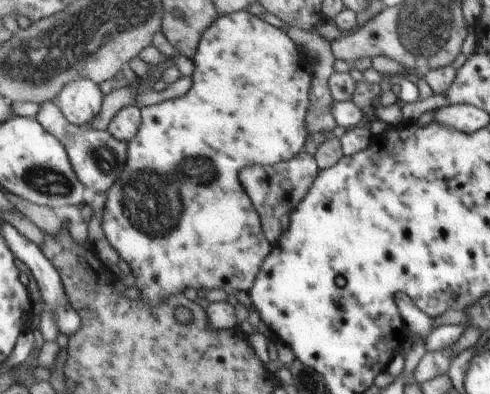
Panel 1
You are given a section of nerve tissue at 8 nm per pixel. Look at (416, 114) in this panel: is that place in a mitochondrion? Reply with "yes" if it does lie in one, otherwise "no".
no

